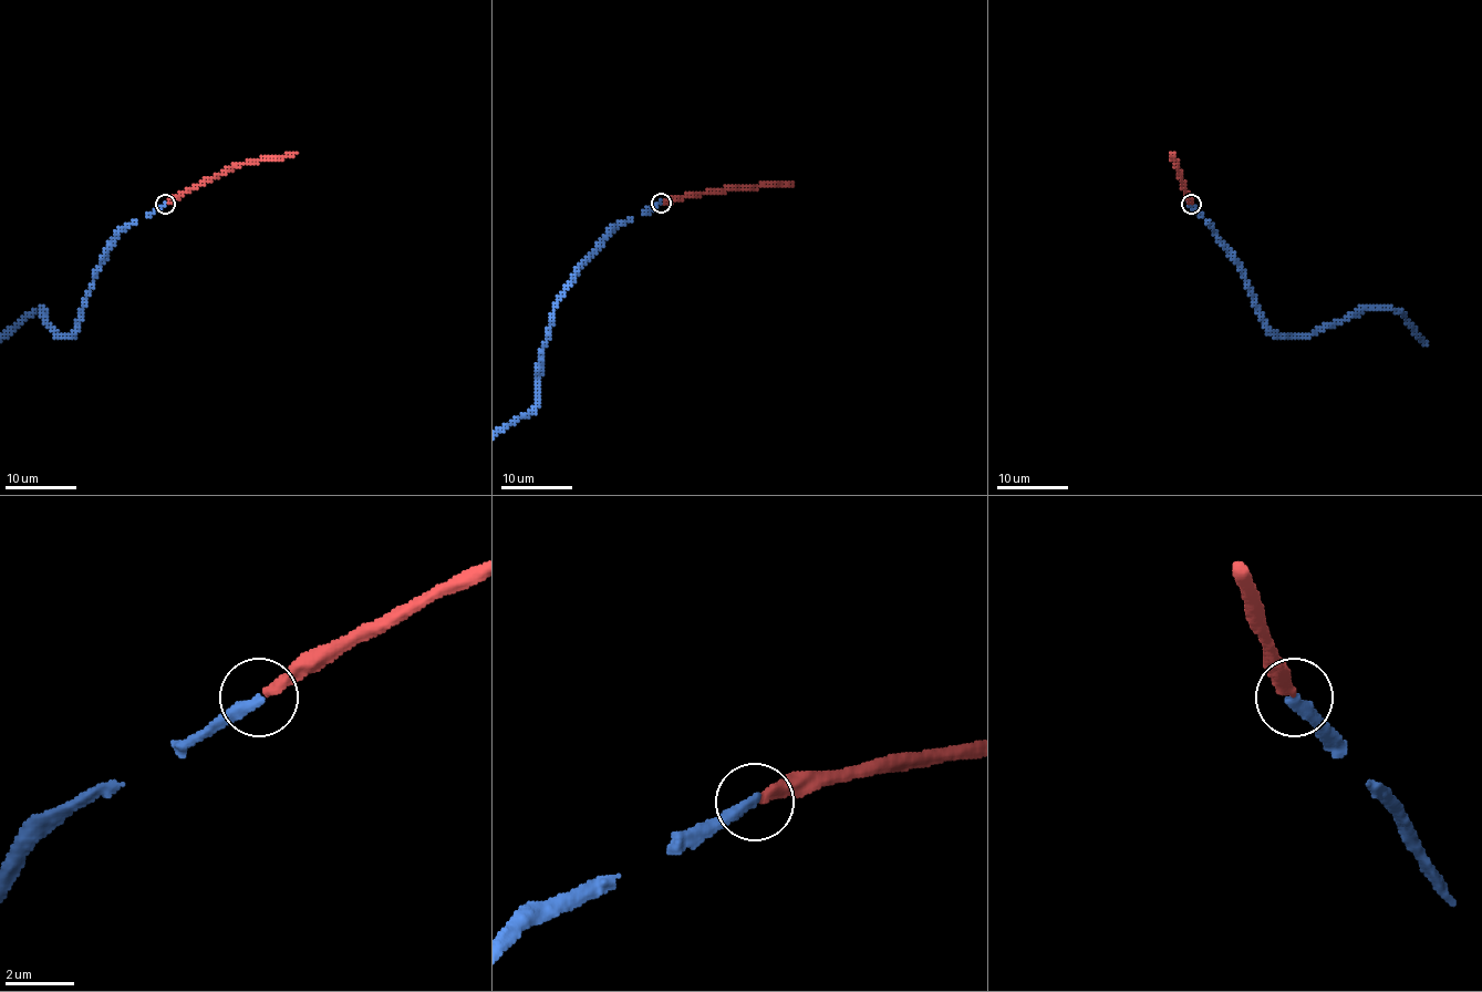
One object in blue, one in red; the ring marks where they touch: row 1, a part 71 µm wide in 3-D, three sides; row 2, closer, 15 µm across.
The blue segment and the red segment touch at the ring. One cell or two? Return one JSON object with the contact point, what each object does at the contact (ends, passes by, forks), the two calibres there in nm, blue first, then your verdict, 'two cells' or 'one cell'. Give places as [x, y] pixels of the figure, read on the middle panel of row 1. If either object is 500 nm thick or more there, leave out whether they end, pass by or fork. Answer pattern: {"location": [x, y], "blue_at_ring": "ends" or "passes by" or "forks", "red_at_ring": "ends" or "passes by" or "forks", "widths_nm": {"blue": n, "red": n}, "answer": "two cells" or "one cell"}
{"location": [661, 203], "blue_at_ring": "ends", "red_at_ring": "ends", "widths_nm": {"blue": 360, "red": 320}, "answer": "one cell"}

